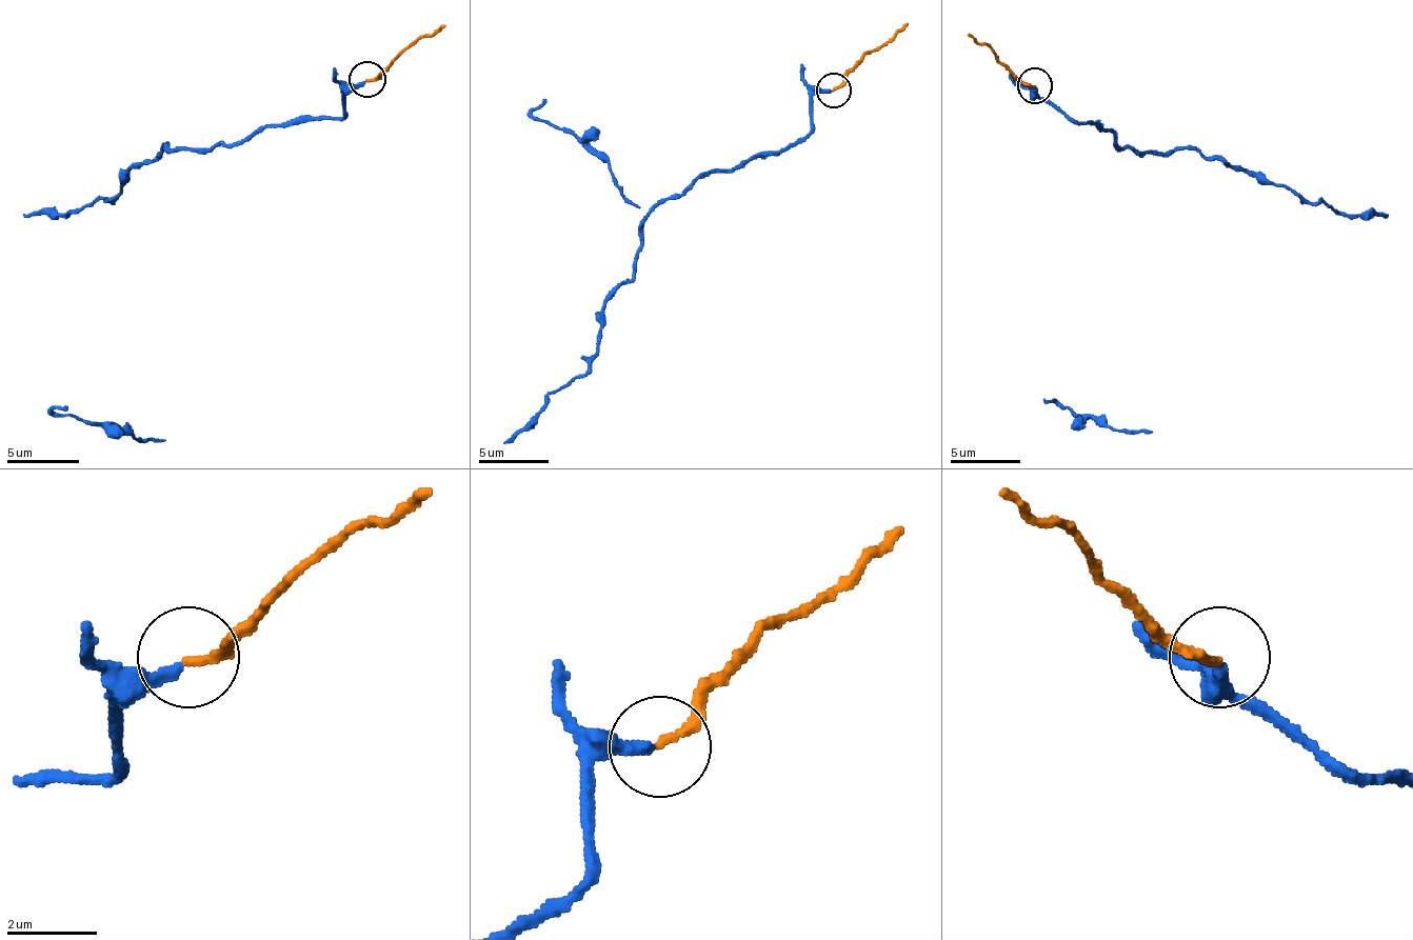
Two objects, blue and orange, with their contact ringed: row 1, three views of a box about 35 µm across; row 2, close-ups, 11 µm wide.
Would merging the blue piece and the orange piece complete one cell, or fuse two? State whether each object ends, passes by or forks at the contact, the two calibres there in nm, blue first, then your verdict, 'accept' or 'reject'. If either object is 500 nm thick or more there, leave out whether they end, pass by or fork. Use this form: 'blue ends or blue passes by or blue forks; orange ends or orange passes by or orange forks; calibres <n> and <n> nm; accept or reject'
blue ends; orange ends; calibres 280 and 200 nm; reject

